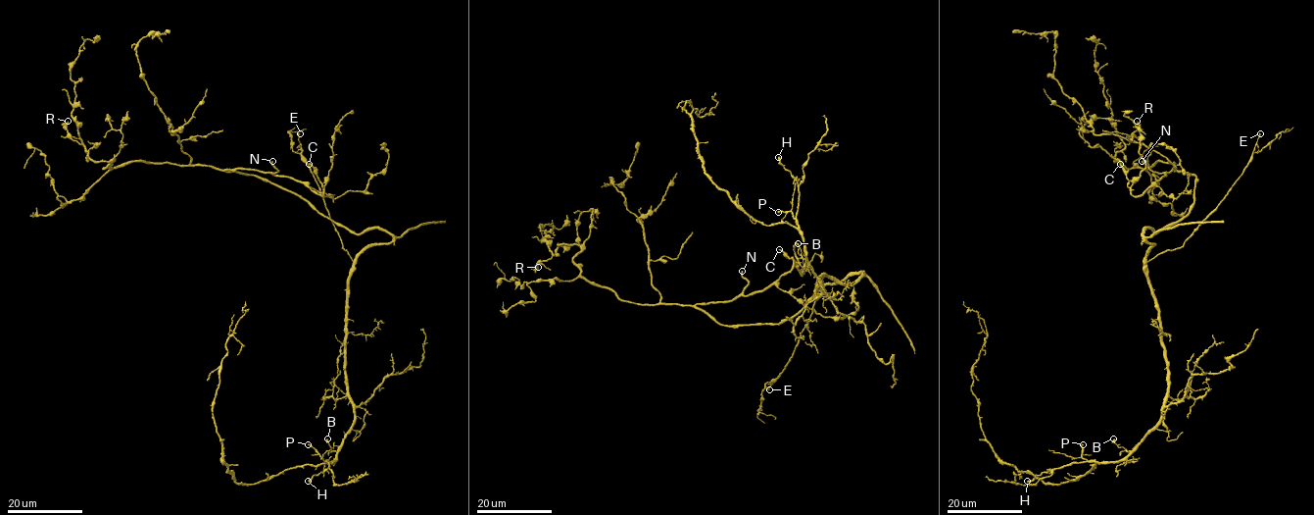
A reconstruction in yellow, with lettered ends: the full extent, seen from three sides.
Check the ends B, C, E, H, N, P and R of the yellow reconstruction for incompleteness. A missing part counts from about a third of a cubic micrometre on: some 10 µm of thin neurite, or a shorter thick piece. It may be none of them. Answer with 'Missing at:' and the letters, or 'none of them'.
Missing at: C, N

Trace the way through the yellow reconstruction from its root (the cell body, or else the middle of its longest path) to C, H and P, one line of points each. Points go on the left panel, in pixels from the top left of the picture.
C: (354, 264), (392, 235), (377, 229), (354, 233), (303, 198), (226, 170), (292, 178), (322, 195), (309, 164)
H: (354, 264), (345, 340), (346, 395), (353, 407), (354, 424), (335, 460), (326, 461), (328, 467), (308, 481)
P: (354, 264), (349, 280), (345, 340), (346, 395), (353, 407), (354, 424), (334, 461), (325, 462), (308, 444)

